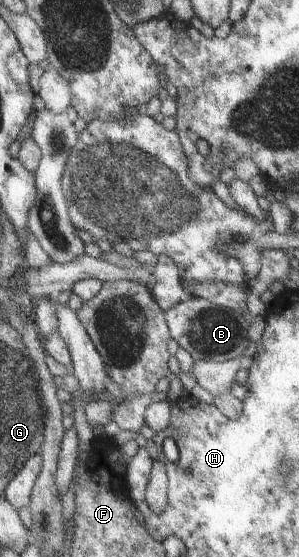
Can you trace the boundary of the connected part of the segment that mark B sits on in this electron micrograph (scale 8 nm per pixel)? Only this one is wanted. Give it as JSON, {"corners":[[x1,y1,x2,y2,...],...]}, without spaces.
{"corners":[[189,296,164,310,164,320,170,339,177,342,193,361,221,362,240,357,249,339,249,320,245,314]]}

